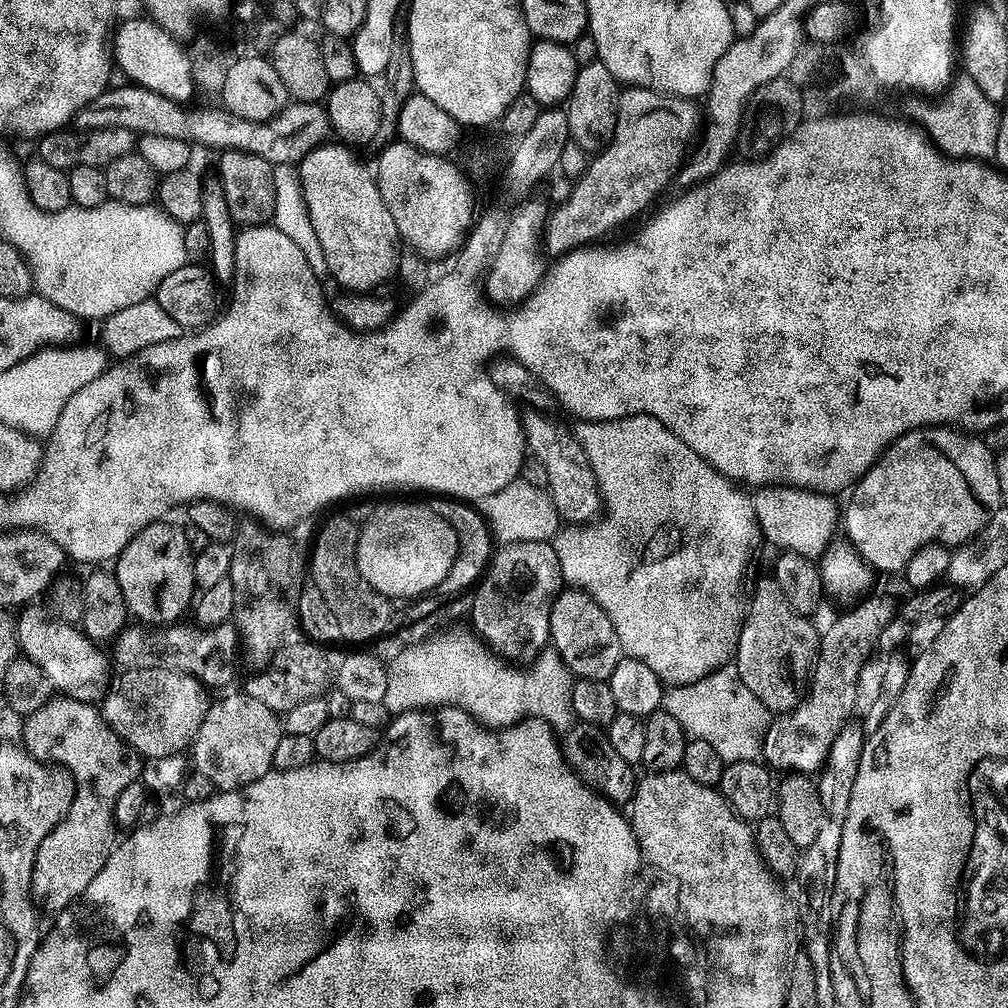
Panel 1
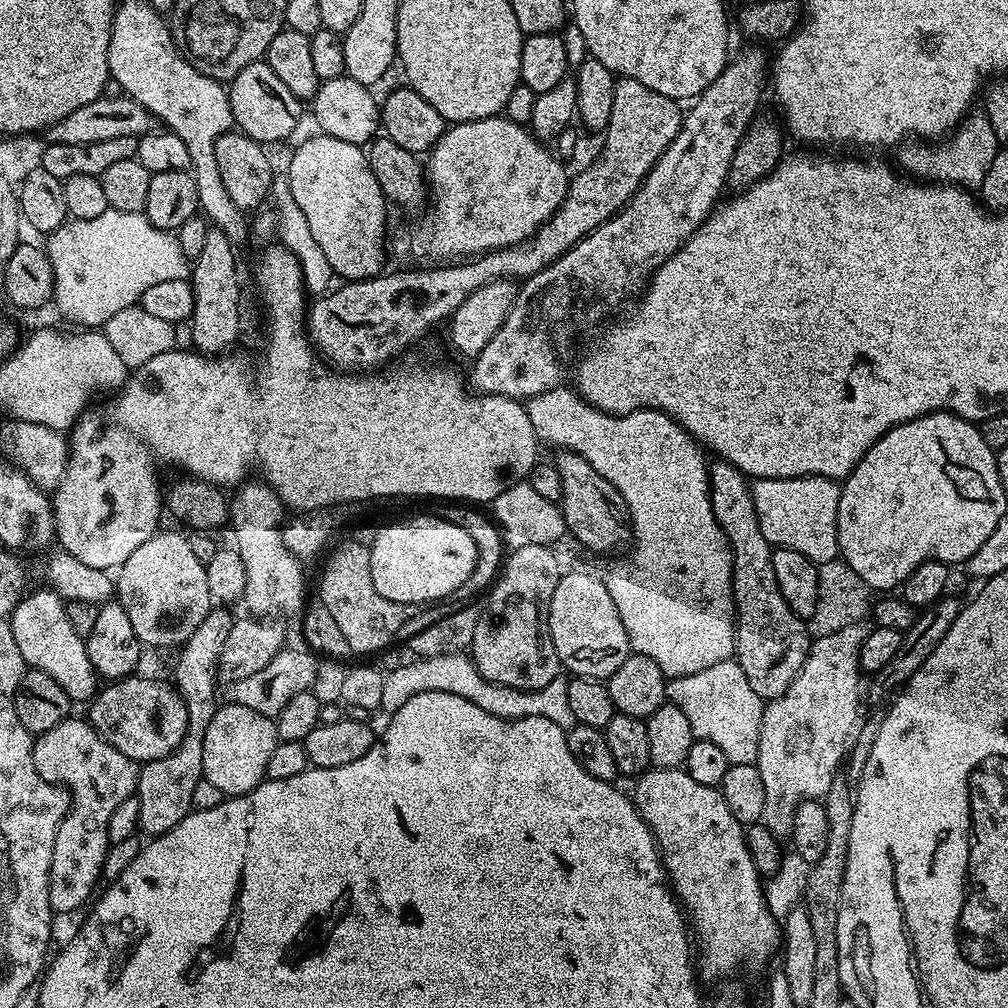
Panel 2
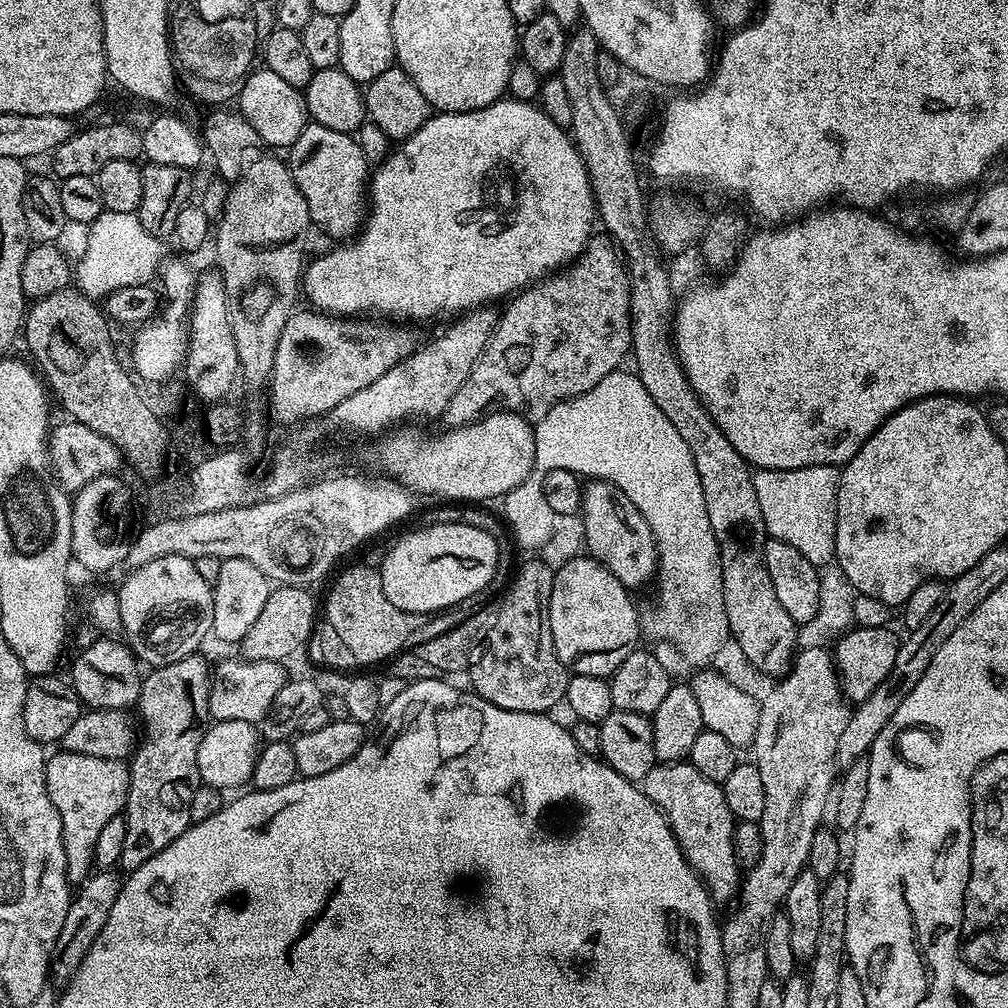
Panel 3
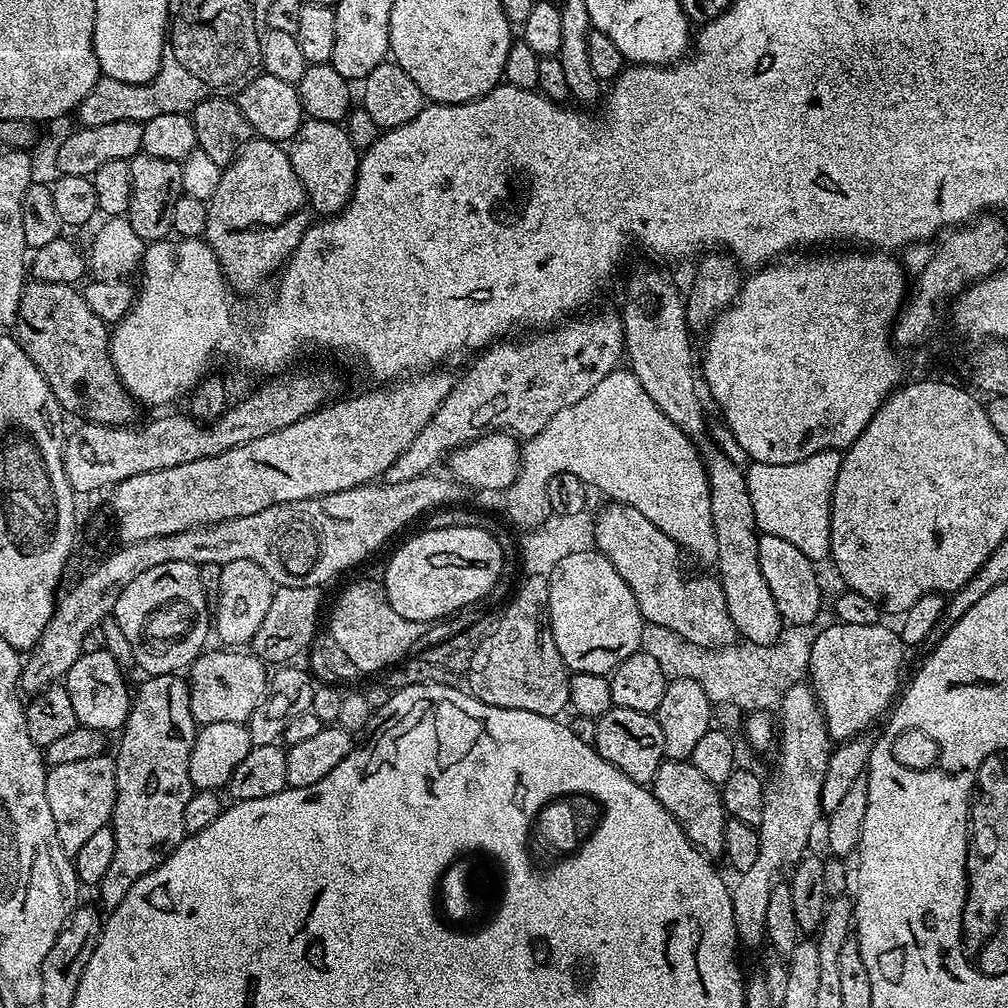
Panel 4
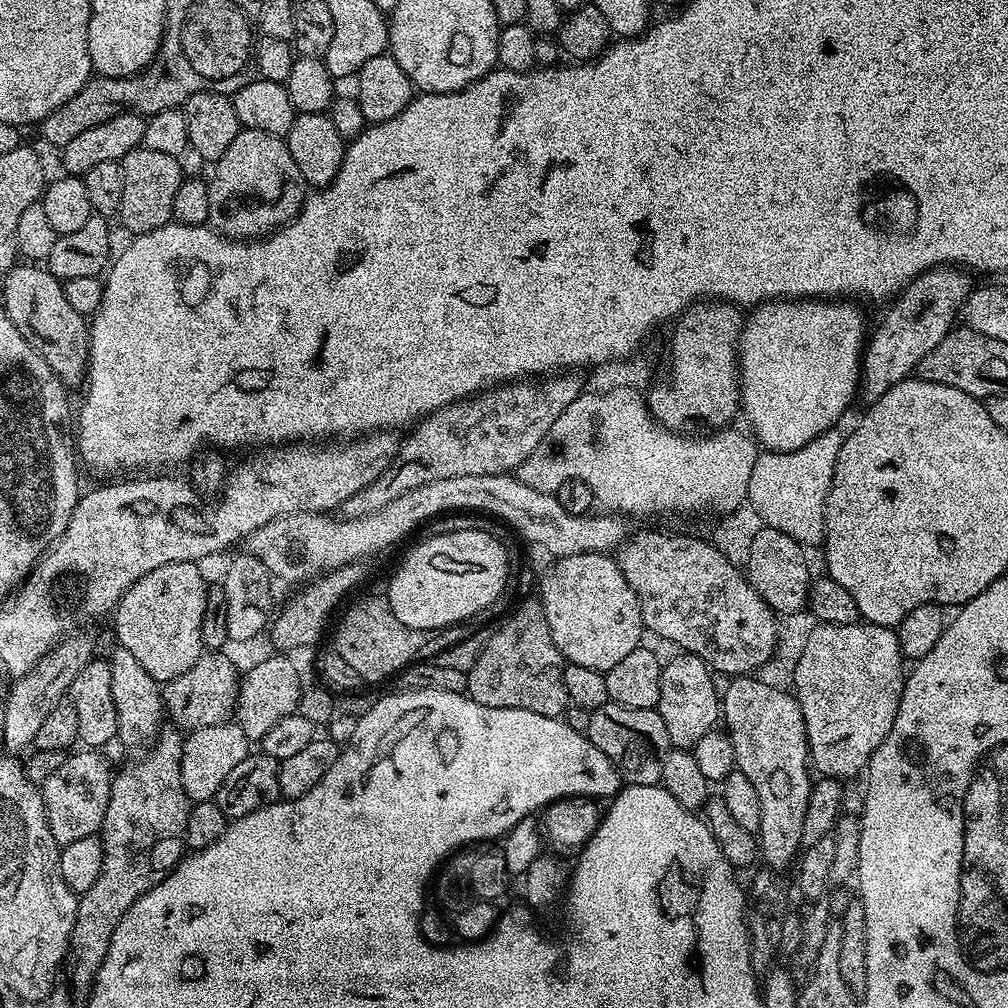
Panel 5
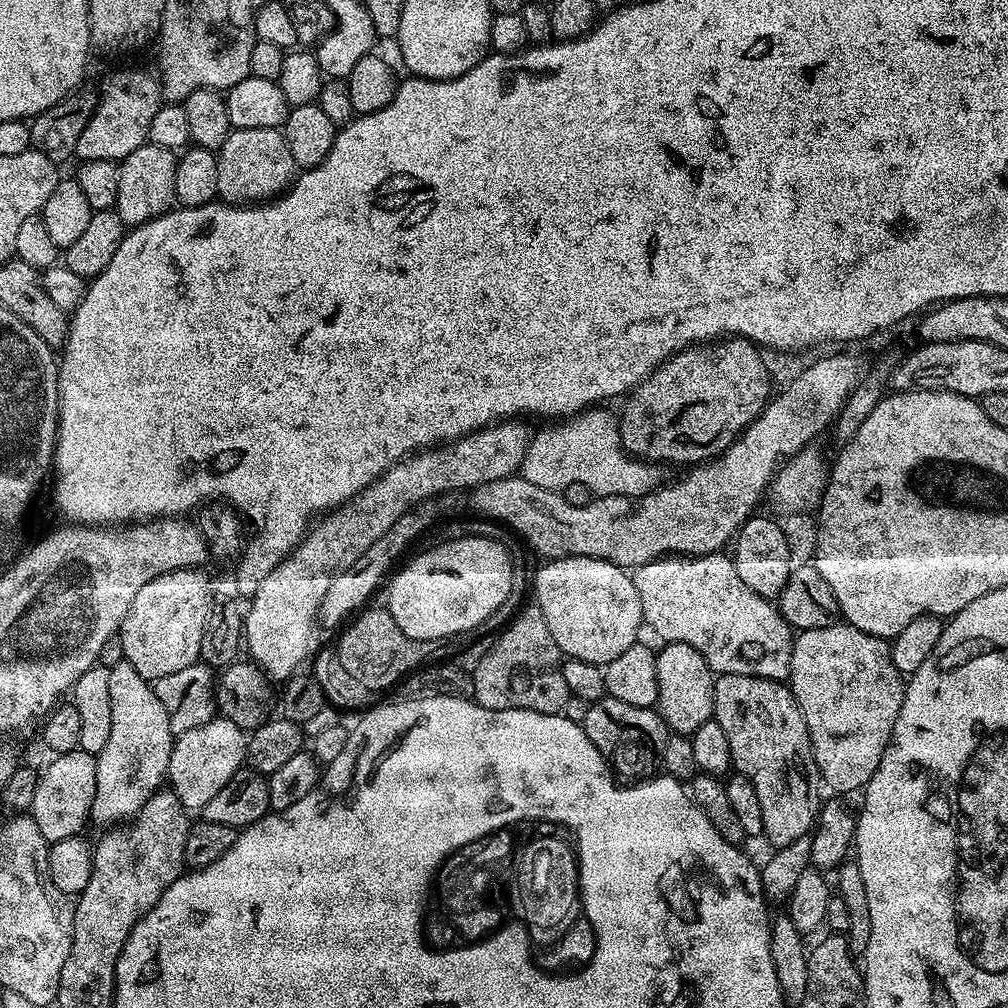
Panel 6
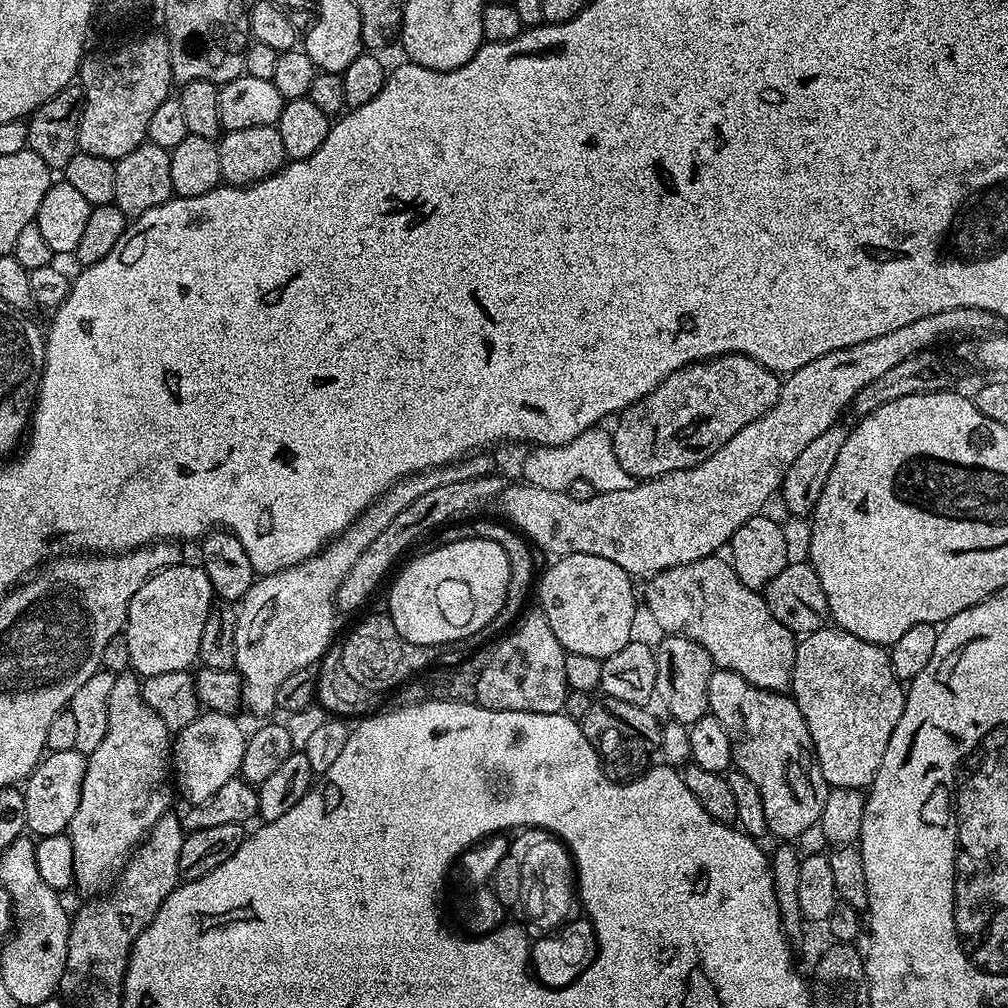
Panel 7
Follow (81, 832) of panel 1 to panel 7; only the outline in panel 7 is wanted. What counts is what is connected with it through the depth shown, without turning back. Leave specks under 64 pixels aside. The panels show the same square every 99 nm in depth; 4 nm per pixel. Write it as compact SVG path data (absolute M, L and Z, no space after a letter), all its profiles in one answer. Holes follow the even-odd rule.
M71 747L64 752L49 751L28 775L22 788L25 800L24 822L33 837L58 836L71 829L78 802L82 798L82 782L86 778L87 769L85 753Z

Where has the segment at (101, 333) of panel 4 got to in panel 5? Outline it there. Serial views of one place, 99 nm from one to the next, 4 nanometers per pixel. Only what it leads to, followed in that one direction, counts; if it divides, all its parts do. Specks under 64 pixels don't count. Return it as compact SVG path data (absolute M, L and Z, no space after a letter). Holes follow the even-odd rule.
M32 262L17 263L6 274L6 282L2 286L4 300L2 306L18 326L18 334L46 358L46 366L54 370L65 389L72 390L85 383L86 365L88 363L88 330L89 321L70 302L66 302L66 294L61 280L48 273L47 267L37 266Z

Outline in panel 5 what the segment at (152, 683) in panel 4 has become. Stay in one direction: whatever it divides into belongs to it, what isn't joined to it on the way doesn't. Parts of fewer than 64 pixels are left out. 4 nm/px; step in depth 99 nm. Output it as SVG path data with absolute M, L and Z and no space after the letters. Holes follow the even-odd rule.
M165 727L157 735L151 747L143 753L145 756L141 760L126 765L121 772L119 769L112 777L110 802L106 806L106 818L102 818L102 826L98 833L104 851L102 874L94 882L94 886L90 886L90 890L79 893L76 902L76 921L72 927L70 945L70 964L72 960L70 988L73 993L91 992L92 983L96 981L96 975L102 966L102 958L106 958L106 950L110 950L110 938L118 922L122 922L126 910L130 910L130 906L134 906L134 902L142 894L146 894L158 882L165 880L186 855L184 835L190 801L182 786L180 763L183 745L184 736L175 727Z

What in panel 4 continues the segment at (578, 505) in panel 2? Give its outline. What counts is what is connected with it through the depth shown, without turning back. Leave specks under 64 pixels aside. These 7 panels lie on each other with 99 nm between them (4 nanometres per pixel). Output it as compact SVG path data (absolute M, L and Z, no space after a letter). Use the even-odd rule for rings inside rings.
M615 502L605 505L596 516L596 524L594 523L595 551L601 552L610 562L610 566L614 566L618 574L622 574L622 582L630 586L630 594L634 594L634 602L638 602L638 610L645 621L666 627L678 634L681 640L692 643L695 647L720 649L735 645L738 633L730 618L730 610L726 606L719 579L715 575L687 576L680 569L681 548L673 540L666 538L666 534L662 534L662 530L658 530L658 526L654 526L654 522L634 506Z

